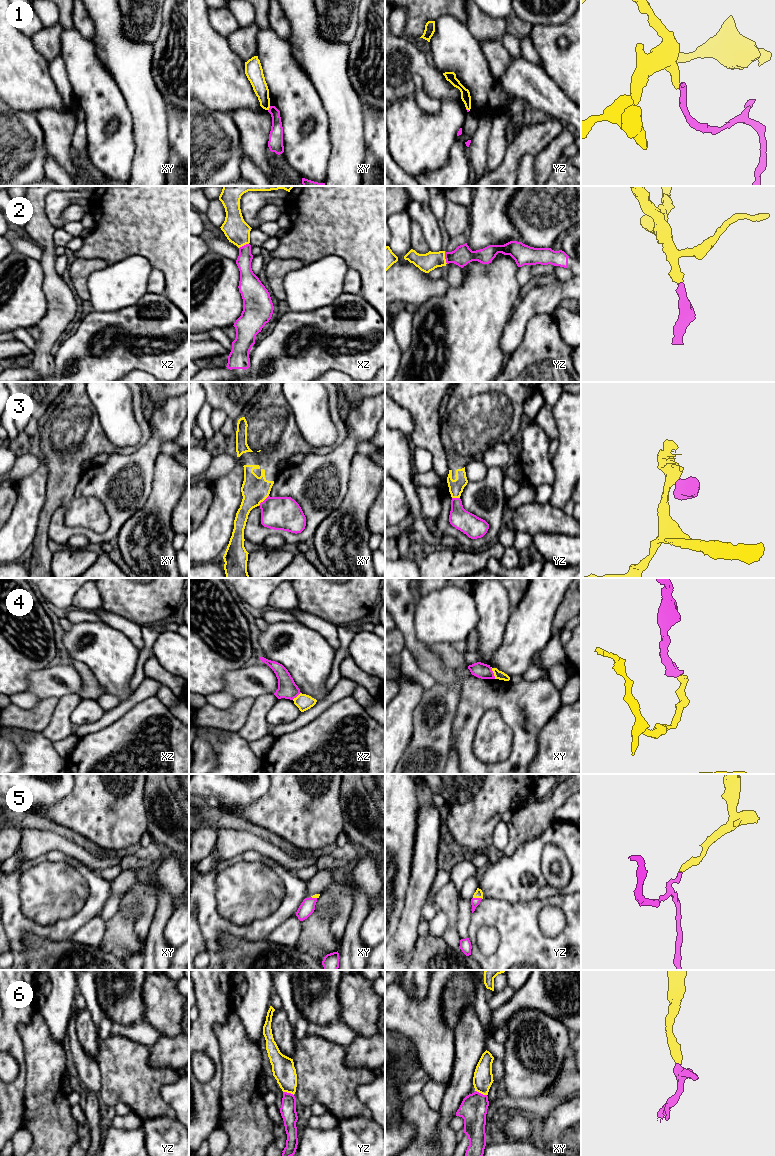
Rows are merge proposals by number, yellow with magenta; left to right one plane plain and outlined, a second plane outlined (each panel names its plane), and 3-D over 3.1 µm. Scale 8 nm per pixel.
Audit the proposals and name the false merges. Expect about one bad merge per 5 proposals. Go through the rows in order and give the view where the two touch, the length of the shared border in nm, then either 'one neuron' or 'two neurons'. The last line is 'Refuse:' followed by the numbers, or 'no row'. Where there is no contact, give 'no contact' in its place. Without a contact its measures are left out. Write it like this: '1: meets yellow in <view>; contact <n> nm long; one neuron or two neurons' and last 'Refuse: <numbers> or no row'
1: meets yellow in xy; contact 40 nm long; two neurons
2: meets yellow in yz; contact 110 nm long; one neuron
3: meets yellow in xy; contact 120 nm long; one neuron
4: meets yellow in xy; contact 100 nm long; two neurons
5: meets yellow in yz; contact 80 nm long; one neuron
6: meets yellow in xy; contact 100 nm long; one neuron
Refuse: 1, 4

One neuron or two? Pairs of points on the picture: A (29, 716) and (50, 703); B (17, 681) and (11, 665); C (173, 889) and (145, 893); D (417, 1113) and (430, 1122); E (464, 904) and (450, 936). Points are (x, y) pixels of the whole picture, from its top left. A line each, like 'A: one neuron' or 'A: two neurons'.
A: one neuron
B: one neuron
C: two neurons
D: one neuron
E: two neurons

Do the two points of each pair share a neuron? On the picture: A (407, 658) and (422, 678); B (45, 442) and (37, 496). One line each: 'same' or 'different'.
A: same
B: different

